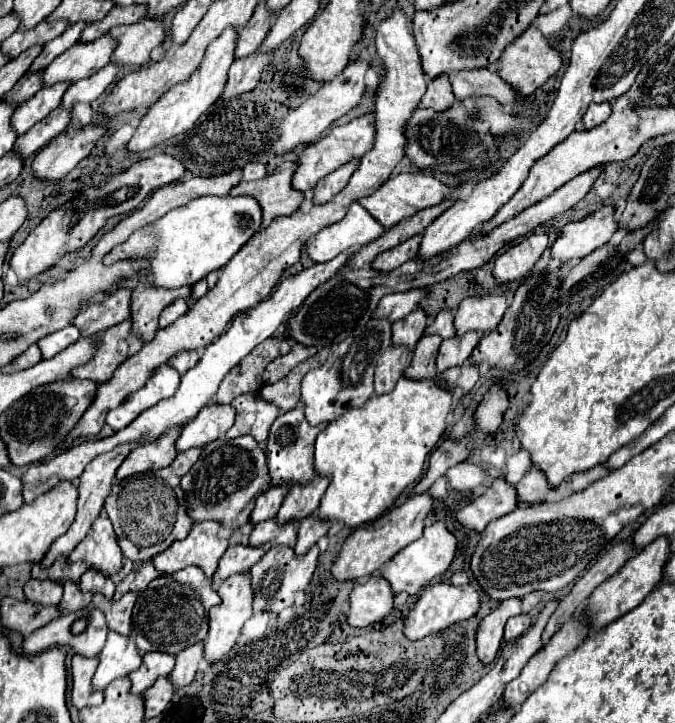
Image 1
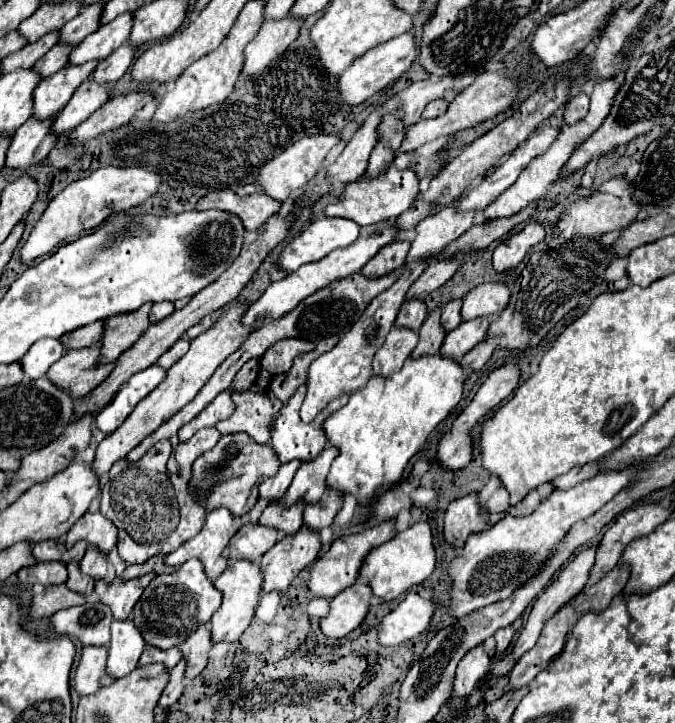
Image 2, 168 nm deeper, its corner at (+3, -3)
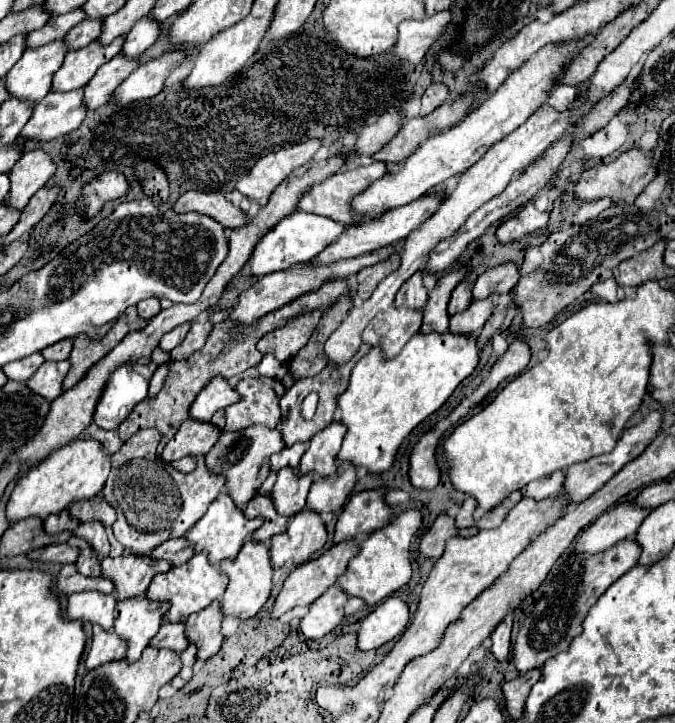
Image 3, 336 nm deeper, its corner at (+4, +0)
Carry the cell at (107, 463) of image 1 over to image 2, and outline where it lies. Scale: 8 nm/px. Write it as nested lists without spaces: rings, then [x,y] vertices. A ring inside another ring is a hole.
[[[243,301],[231,305],[229,309],[225,309],[221,313],[221,317],[213,323],[211,329],[207,329],[205,333],[201,333],[199,337],[195,337],[191,341],[191,347],[189,347],[187,355],[183,359],[179,359],[167,371],[167,377],[159,383],[159,387],[155,391],[151,391],[135,407],[135,411],[123,421],[123,425],[115,433],[107,435],[97,445],[97,455],[95,455],[95,461],[93,461],[93,469],[99,477],[103,473],[107,473],[117,459],[123,459],[135,445],[139,445],[147,435],[151,435],[163,421],[167,421],[181,407],[185,407],[191,401],[191,397],[195,397],[199,393],[199,389],[205,385],[205,381],[215,373],[217,365],[223,363],[231,353],[235,353],[235,349],[239,349],[239,345],[243,345],[243,341],[249,337],[249,333],[253,333],[253,329],[247,329],[247,325],[239,325],[239,317],[243,317],[243,313],[247,313],[247,309],[249,309],[249,303],[243,303]]]

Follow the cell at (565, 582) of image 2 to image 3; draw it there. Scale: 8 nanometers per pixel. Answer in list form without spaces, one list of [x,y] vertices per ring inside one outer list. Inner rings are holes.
[[[626,502],[610,508],[578,536],[574,552],[594,556],[622,540],[632,540],[648,512],[650,510],[634,510],[634,506],[626,506]]]

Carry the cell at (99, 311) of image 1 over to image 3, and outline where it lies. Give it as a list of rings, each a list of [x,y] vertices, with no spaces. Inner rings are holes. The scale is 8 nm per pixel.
[[[64,338],[62,342],[56,342],[54,346],[48,346],[46,350],[42,350],[46,360],[66,360],[72,352],[72,338]]]

